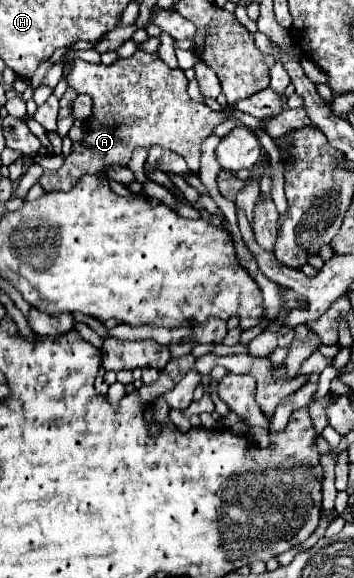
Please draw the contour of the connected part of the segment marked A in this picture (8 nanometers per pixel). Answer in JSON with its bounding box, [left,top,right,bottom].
[38,50,312,192]

